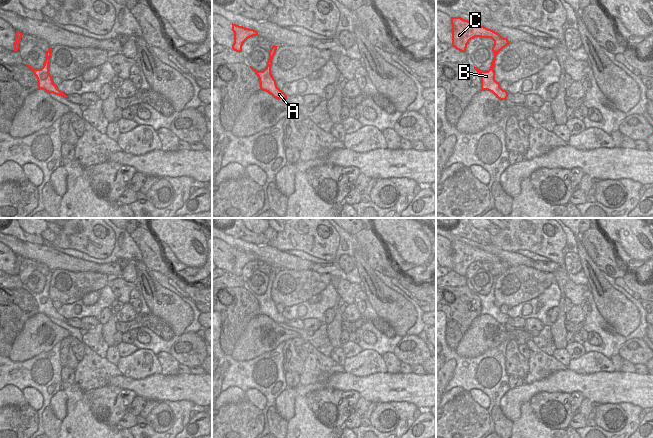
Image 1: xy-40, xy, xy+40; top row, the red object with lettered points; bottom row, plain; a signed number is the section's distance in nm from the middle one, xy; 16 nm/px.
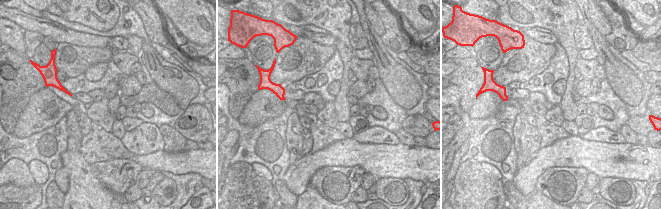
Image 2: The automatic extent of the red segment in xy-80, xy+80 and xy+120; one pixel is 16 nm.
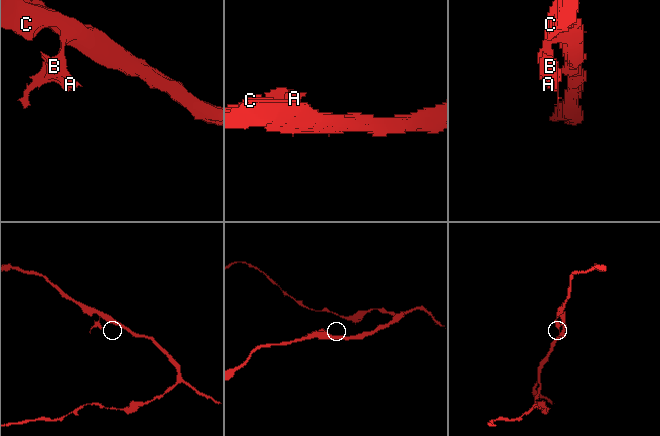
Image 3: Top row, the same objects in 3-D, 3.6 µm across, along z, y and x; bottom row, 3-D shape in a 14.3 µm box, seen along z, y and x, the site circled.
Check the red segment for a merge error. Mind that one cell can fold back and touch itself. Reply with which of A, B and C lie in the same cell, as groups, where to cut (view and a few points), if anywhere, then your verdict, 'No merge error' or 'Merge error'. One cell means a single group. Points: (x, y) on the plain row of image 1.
Groups: A B / C. Split along xy+40 (498, 275), (494, 277). Merge error

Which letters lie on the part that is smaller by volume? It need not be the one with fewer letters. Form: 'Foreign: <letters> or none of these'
Foreign: A, B

